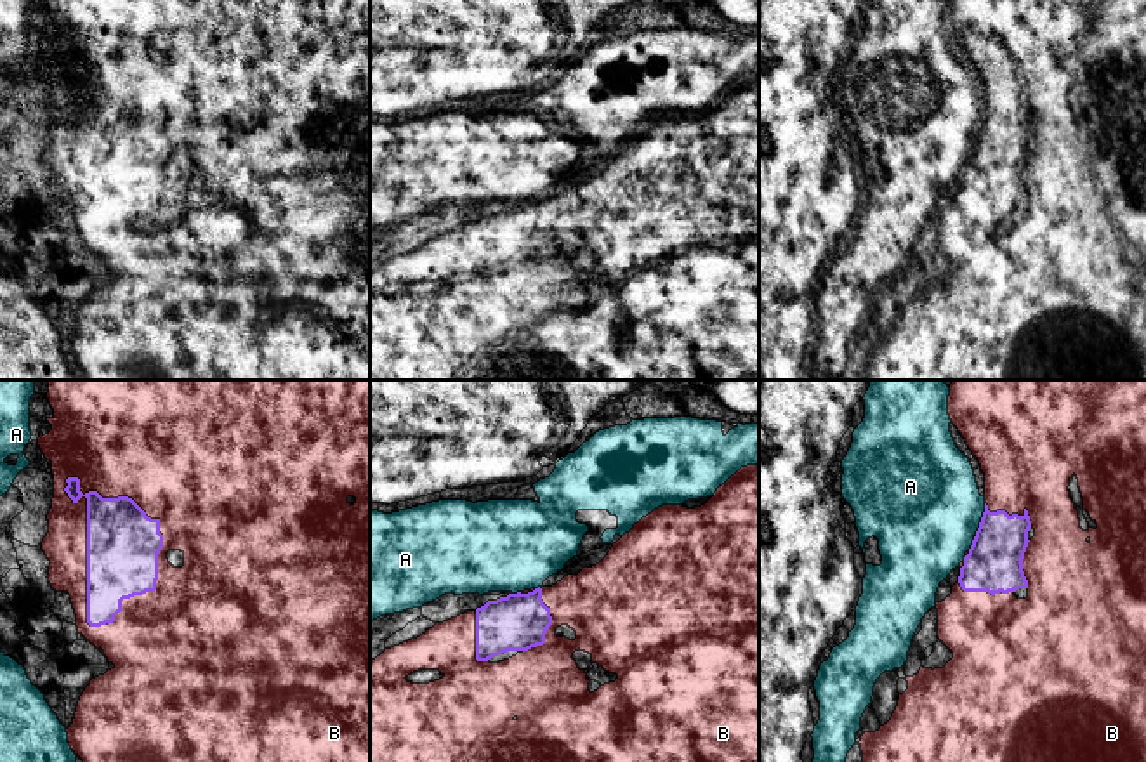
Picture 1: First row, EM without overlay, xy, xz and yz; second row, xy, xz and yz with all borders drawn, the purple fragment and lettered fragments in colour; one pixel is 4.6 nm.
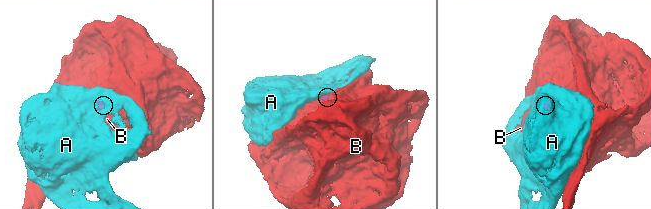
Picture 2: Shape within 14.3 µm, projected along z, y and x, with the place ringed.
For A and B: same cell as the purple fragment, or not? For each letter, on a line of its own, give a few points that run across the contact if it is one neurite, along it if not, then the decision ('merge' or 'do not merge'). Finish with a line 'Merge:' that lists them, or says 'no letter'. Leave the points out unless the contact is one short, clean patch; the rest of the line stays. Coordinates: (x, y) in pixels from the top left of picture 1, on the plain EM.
A: yz (985, 115), (974, 144) | do not merge
B: merge
Merge: B

